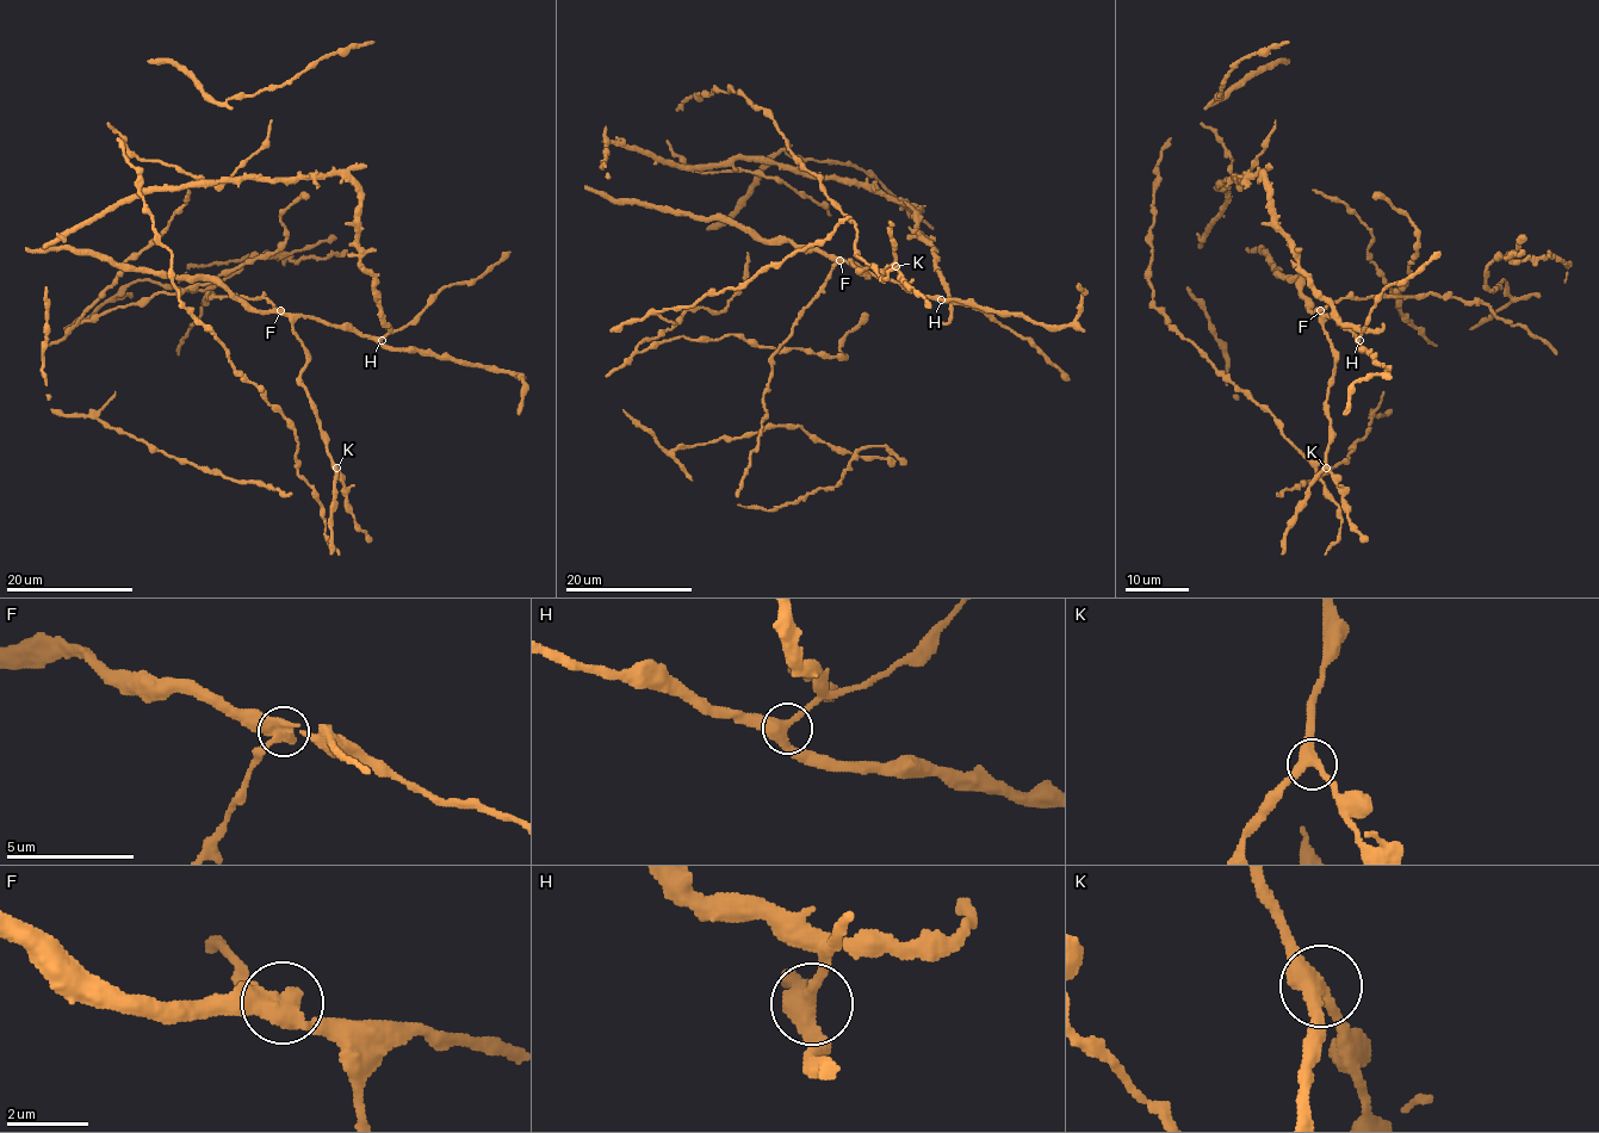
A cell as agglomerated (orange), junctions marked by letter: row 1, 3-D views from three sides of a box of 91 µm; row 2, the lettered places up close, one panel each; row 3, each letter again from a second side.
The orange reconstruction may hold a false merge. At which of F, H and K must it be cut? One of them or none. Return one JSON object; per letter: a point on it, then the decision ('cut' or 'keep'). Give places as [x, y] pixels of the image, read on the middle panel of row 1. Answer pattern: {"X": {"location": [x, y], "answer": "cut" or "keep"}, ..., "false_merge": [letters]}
{"F": {"location": [840, 260], "answer": "cut"}, "H": {"location": [941, 299], "answer": "keep"}, "K": {"location": [896, 266], "answer": "keep"}, "false_merge": ["F"]}

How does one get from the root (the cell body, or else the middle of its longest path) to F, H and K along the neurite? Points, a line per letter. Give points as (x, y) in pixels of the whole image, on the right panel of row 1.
F: (1339, 322), (1320, 311)
H: (1339, 322), (1359, 340)
K: (1339, 322), (1326, 316), (1322, 323), (1334, 351), (1332, 384), (1326, 400), (1330, 418), (1326, 468)

